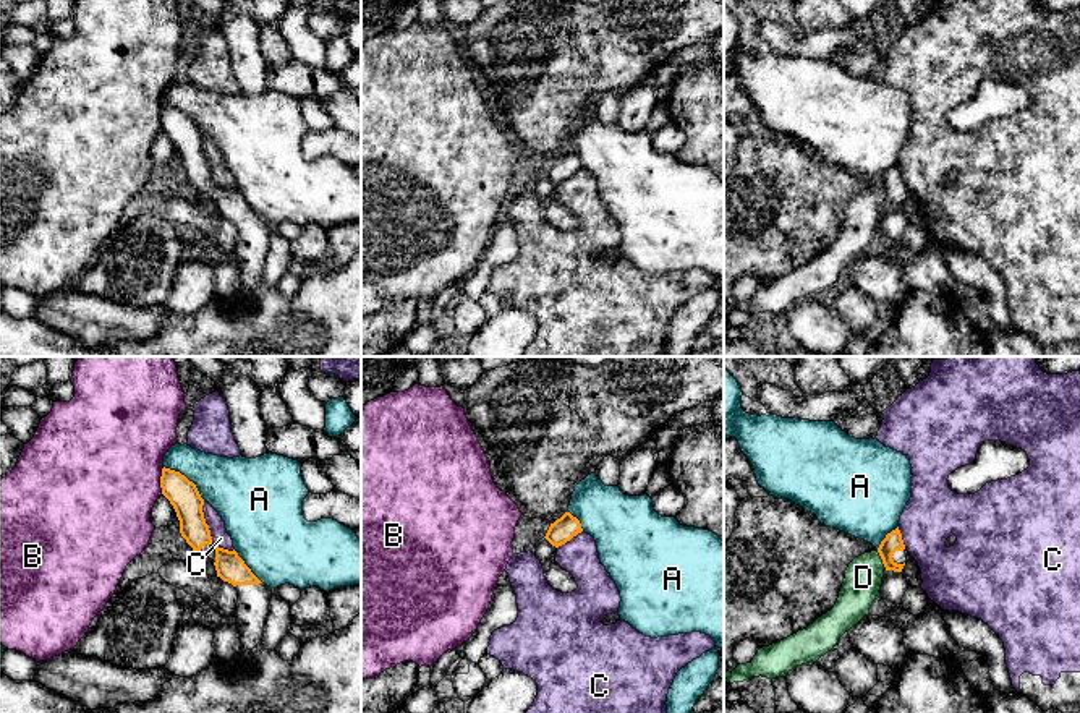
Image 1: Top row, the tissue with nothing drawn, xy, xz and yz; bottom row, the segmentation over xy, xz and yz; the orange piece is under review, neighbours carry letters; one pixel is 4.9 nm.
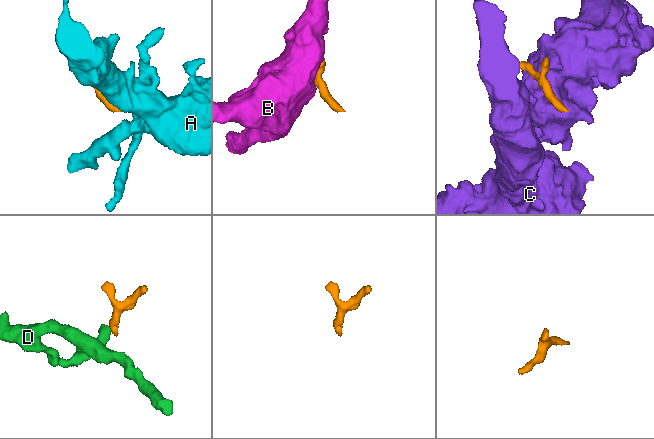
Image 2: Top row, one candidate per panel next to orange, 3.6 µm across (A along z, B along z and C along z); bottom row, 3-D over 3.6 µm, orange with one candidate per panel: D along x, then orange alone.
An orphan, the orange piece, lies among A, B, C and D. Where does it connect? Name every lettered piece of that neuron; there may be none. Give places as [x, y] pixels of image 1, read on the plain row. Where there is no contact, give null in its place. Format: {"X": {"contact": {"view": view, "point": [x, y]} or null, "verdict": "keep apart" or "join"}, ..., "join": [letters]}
{"A": {"contact": {"view": "xy", "point": [185, 114]}, "verdict": "keep apart"}, "B": {"contact": {"view": "xy", "point": [161, 117]}, "verdict": "keep apart"}, "C": {"contact": {"view": "xy", "point": [209, 169]}, "verdict": "keep apart"}, "D": {"contact": {"view": "yz", "point": [881, 195]}, "verdict": "keep apart"}, "join": []}

